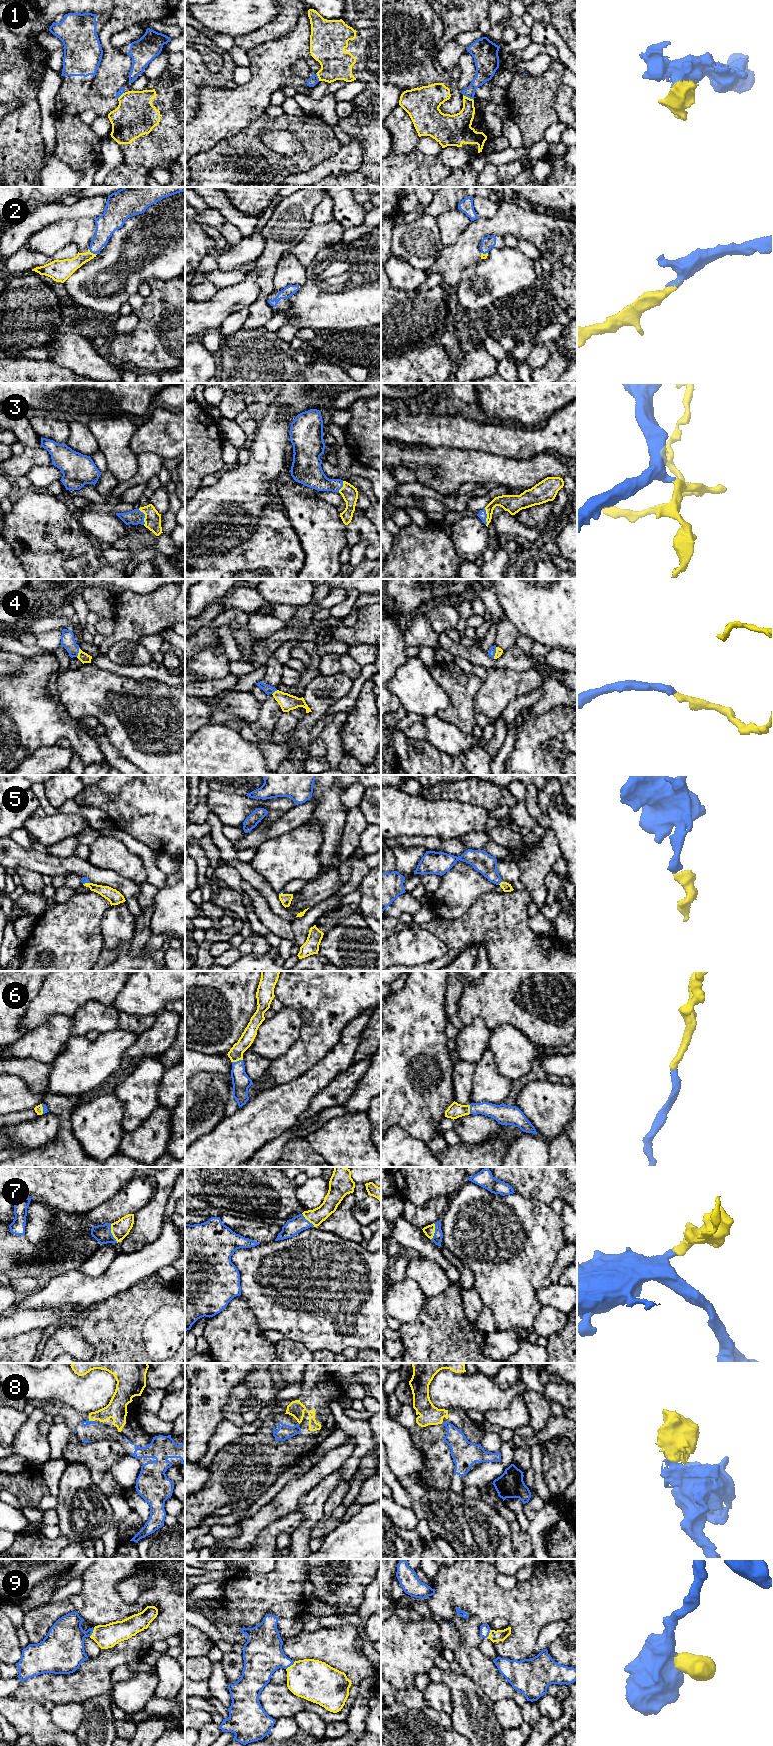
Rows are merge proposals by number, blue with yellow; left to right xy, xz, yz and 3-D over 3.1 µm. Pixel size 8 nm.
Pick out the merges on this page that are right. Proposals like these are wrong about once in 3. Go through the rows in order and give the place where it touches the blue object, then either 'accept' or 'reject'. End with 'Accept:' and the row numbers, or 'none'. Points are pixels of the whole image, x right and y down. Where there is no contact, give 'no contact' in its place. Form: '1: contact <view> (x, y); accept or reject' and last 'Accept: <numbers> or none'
1: contact yz (468, 97); reject
2: contact xy (92, 252); accept
3: contact xy (144, 516); accept
4: contact yz (495, 652); accept
5: contact yz (499, 883); accept
6: contact xz (237, 1061); accept
7: contact xy (111, 1233); accept
8: contact xy (91, 1421); reject
9: contact xz (290, 1665); accept
Accept: 2, 3, 4, 5, 6, 7, 9

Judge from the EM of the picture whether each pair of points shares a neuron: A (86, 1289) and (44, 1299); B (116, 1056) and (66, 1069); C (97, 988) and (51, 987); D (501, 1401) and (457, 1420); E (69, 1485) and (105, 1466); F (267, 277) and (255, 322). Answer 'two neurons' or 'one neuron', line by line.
A: one neuron
B: one neuron
C: one neuron
D: two neurons
E: two neurons
F: one neuron

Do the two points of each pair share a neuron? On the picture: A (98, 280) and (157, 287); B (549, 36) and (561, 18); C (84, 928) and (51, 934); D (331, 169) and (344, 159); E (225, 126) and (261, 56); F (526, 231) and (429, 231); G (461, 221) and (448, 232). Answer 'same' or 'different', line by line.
A: different
B: different
C: same
D: same
E: same
F: different
G: same

